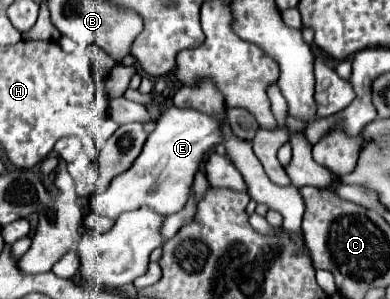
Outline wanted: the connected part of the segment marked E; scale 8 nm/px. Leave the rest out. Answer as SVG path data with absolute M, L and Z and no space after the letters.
M175 105L167 107L157 119L157 127L149 135L135 165L117 175L107 191L93 197L93 211L111 219L117 219L129 209L137 209L137 205L149 205L157 209L157 213L169 215L181 211L191 195L195 173L201 169L201 165L205 165L207 155L215 149L215 145L225 141L225 131L221 125L221 119L197 109L181 109Z

